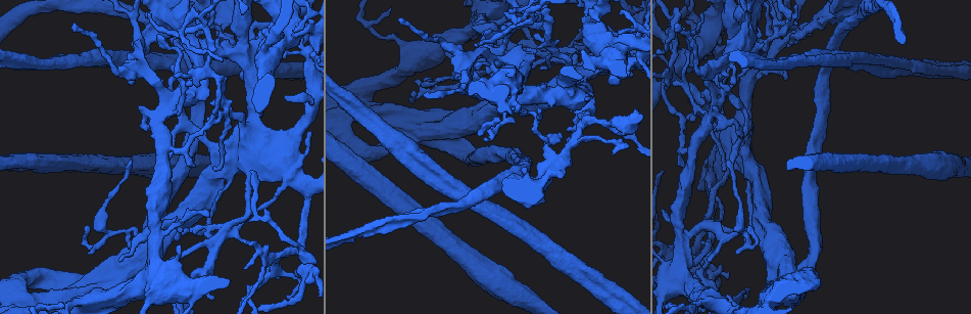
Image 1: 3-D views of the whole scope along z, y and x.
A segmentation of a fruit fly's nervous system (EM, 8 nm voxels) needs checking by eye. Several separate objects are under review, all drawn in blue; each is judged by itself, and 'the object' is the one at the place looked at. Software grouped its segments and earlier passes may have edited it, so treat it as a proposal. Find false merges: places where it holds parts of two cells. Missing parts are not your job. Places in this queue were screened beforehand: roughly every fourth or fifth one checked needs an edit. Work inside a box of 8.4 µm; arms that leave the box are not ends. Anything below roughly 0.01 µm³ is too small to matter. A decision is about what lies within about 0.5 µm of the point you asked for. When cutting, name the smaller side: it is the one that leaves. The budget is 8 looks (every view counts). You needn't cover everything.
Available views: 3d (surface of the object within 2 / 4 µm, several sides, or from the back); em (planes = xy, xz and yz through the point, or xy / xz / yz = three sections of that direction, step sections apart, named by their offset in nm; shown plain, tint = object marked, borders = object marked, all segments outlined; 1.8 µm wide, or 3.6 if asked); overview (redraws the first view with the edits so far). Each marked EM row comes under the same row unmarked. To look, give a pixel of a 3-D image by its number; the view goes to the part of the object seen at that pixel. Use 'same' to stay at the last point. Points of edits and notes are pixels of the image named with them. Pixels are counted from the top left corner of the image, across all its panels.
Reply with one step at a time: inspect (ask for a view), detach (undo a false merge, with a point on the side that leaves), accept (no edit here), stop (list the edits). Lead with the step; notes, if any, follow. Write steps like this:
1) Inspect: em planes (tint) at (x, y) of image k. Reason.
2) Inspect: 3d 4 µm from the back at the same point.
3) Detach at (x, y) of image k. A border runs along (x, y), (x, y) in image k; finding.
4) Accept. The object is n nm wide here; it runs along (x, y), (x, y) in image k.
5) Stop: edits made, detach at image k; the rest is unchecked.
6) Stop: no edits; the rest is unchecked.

Inspect: 3d 2 µm at (776, 44) of image 1.

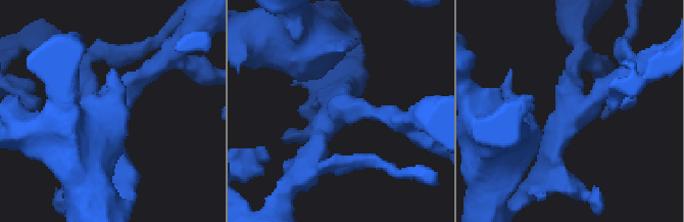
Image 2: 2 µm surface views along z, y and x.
Inspect: em planes (tint) at (570, 113) of image 2. 4 arms meet here.

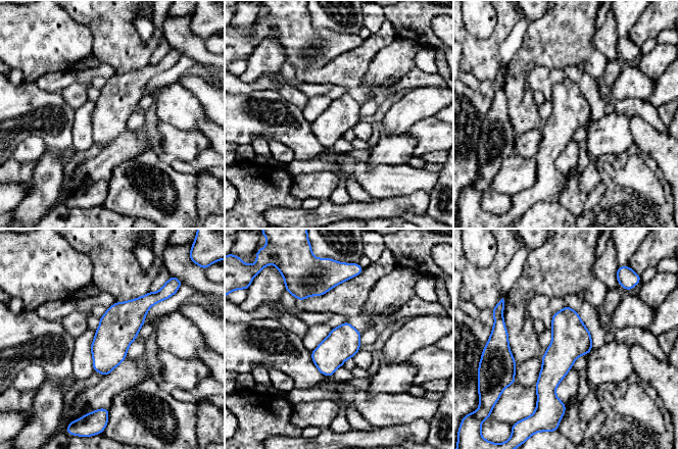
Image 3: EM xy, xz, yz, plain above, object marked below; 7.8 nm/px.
Accept. Continuous, no second cell.

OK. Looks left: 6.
Inspect: em planes (tint) at (683, 239) of image 1. Four arms meet.

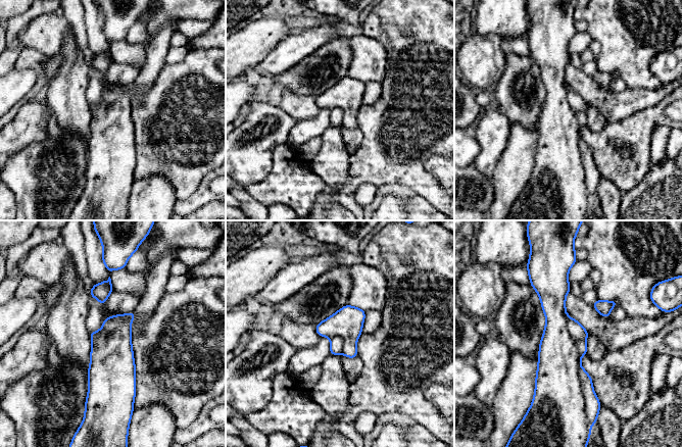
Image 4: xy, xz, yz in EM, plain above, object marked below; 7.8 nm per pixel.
Detach at (557, 384) of image 4. A border runs along (567, 316), (585, 404) in image 4; two cells meet here.

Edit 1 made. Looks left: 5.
Inspect: overview.

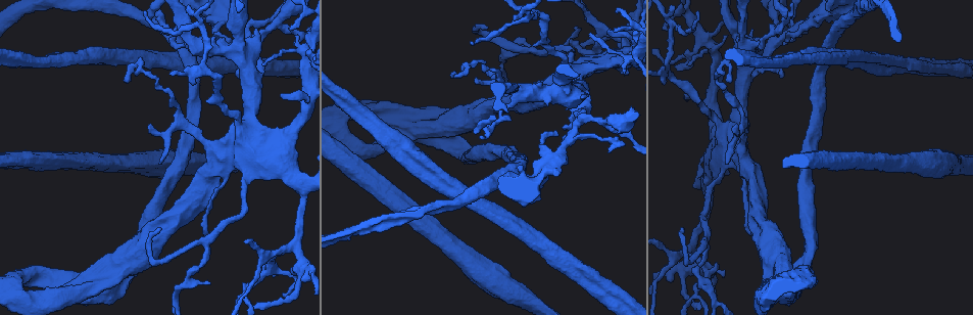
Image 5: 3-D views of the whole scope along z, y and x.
Inspect: em xz step 8 (tint) at (787, 293) of image 5. Arms part here.

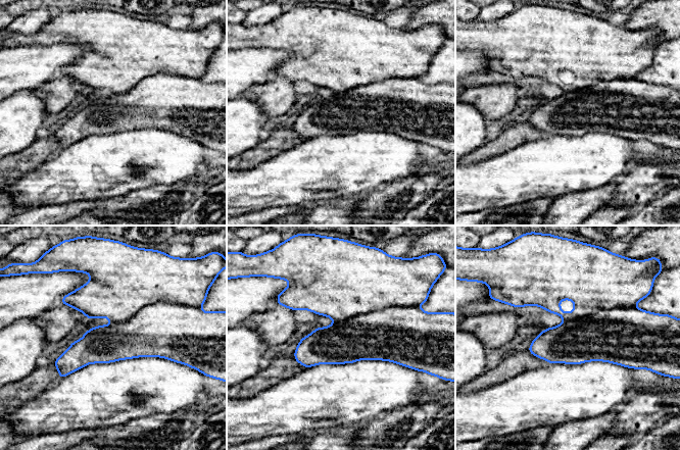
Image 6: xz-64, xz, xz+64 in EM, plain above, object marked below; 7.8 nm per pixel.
Inspect: em planes (borders) at the same point. Cut it another way.

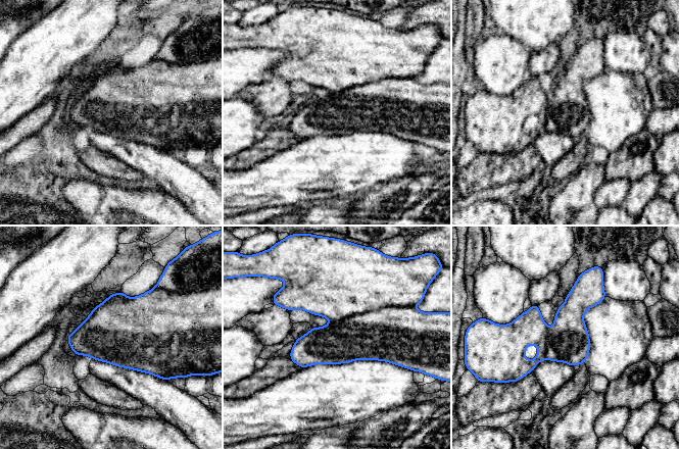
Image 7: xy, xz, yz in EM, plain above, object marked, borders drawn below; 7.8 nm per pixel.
Accept. The object is 340 nm wide here; one cell here.

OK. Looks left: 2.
Stop: edits made, detach at image 4; the rest is unchecked.

